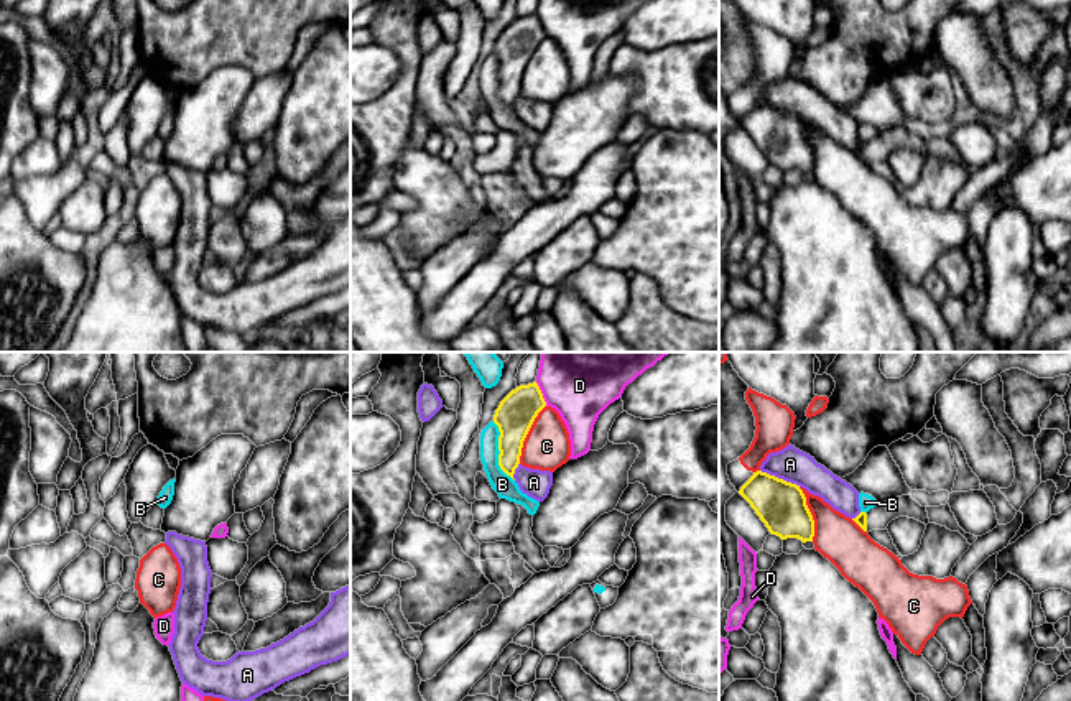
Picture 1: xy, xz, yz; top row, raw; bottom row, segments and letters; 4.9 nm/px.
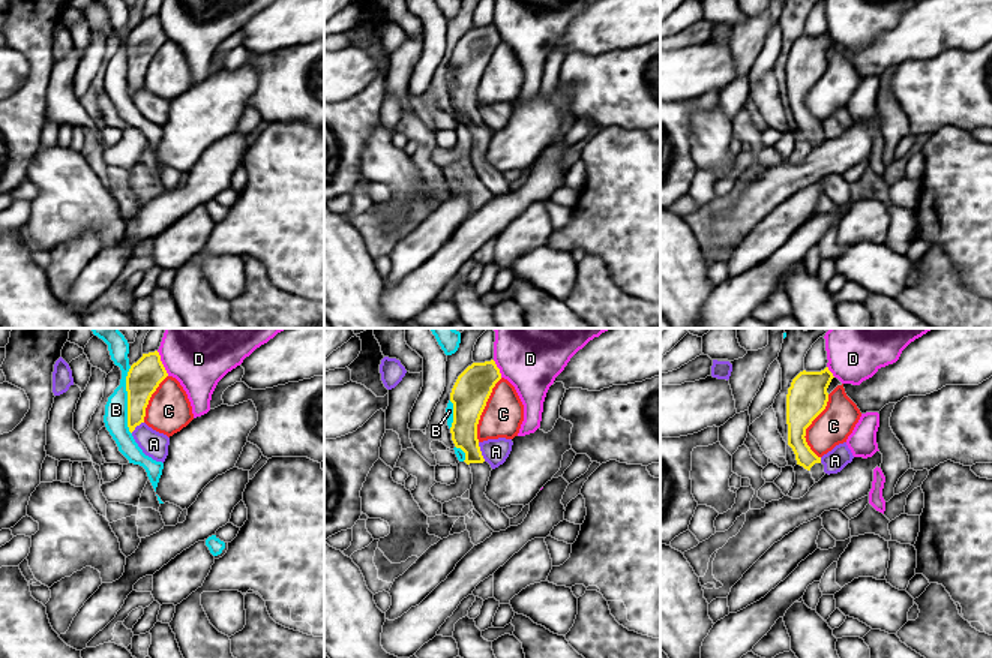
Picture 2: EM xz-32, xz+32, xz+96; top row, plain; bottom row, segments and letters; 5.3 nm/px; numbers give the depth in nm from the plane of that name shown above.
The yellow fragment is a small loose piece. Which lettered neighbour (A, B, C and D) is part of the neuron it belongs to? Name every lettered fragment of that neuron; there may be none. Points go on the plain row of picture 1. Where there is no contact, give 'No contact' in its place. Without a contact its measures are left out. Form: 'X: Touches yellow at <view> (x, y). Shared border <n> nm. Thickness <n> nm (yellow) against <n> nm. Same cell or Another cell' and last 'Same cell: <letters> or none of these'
A: Touches yellow at yz (780, 111). Shared border 220 nm. Thickness 240 nm (yellow) against 160 nm. Another cell
B: Touches yellow at xz (499, 81). Shared border 320 nm. Thickness 190 nm (yellow) against 100 nm. Another cell
C: Touches yellow at xz (527, 64). Shared border 320 nm. Thickness 190 nm (yellow) against 220 nm. Another cell
D: Touches yellow at xz (542, 25). Shared border 130 nm. Thickness 190 nm (yellow) against 280 nm. Another cell
Same cell: none of these

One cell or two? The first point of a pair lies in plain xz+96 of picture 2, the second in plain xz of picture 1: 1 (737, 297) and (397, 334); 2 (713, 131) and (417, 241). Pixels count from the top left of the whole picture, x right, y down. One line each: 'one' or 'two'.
1: two
2: one

